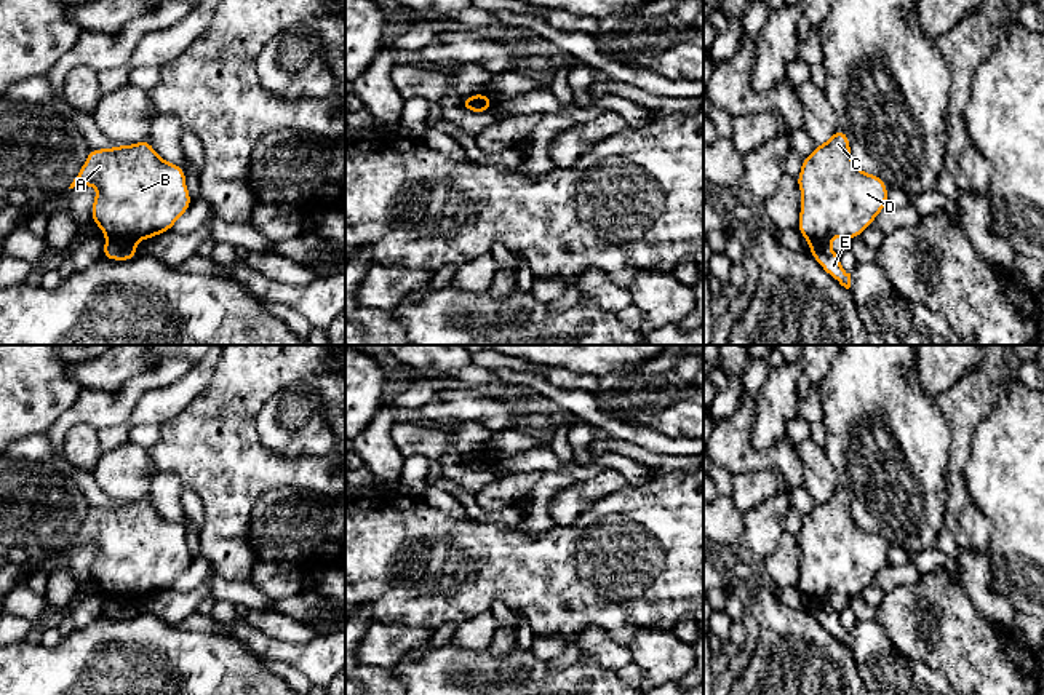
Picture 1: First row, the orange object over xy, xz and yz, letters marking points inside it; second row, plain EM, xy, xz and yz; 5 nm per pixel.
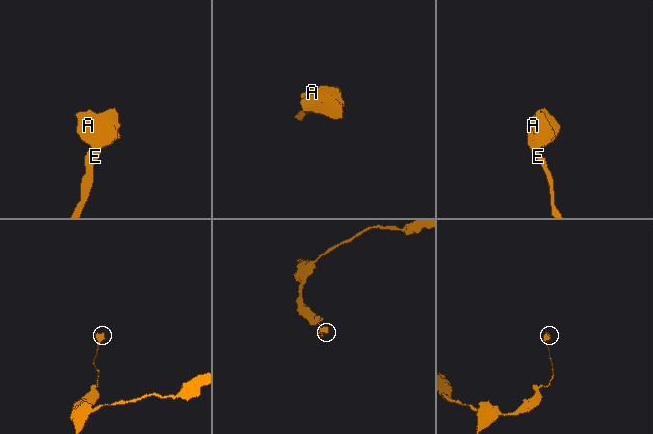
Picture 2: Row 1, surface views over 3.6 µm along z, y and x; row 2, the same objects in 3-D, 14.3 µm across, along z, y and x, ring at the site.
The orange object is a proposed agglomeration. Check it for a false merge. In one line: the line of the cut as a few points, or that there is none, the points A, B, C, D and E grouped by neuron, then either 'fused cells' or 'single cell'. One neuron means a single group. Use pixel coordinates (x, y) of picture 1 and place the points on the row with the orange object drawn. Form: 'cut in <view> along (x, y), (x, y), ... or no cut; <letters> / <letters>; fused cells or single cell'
cut in xy along (107, 238), (133, 245); A B C D / E; fused cells

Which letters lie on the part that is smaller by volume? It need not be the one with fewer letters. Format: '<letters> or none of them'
A, B, C, D

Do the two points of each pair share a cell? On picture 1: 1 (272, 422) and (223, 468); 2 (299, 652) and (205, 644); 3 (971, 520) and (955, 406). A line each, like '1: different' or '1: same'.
1: different
2: different
3: same

